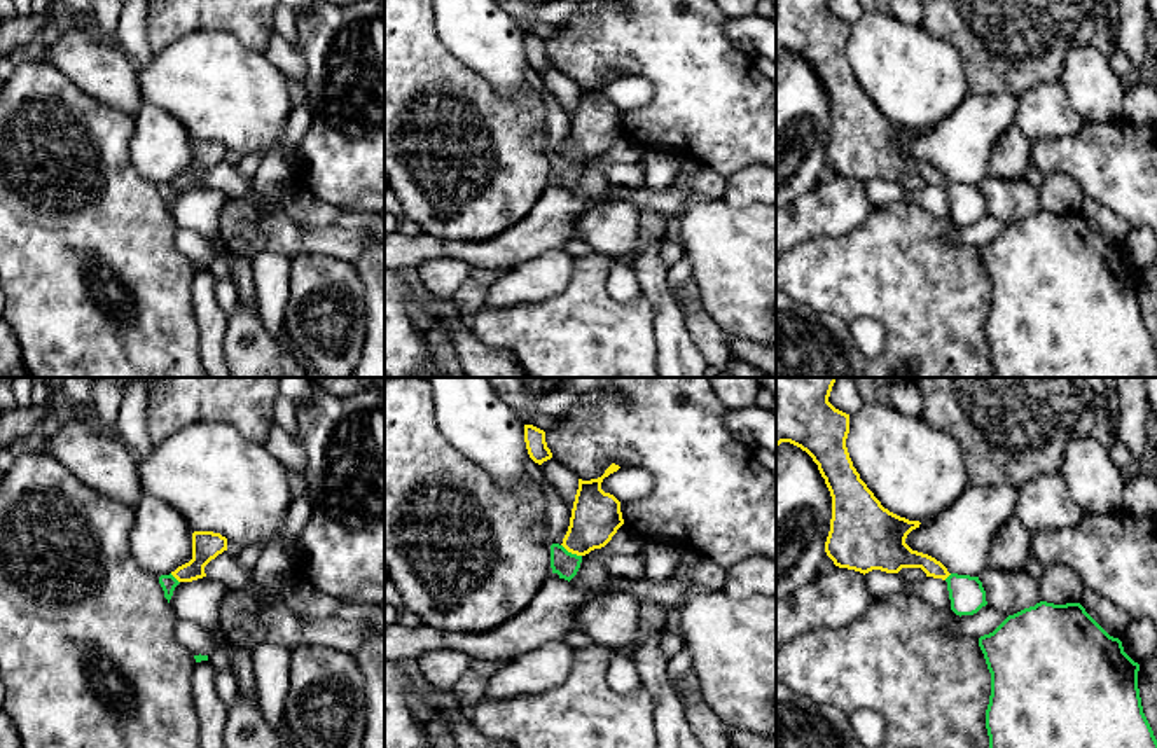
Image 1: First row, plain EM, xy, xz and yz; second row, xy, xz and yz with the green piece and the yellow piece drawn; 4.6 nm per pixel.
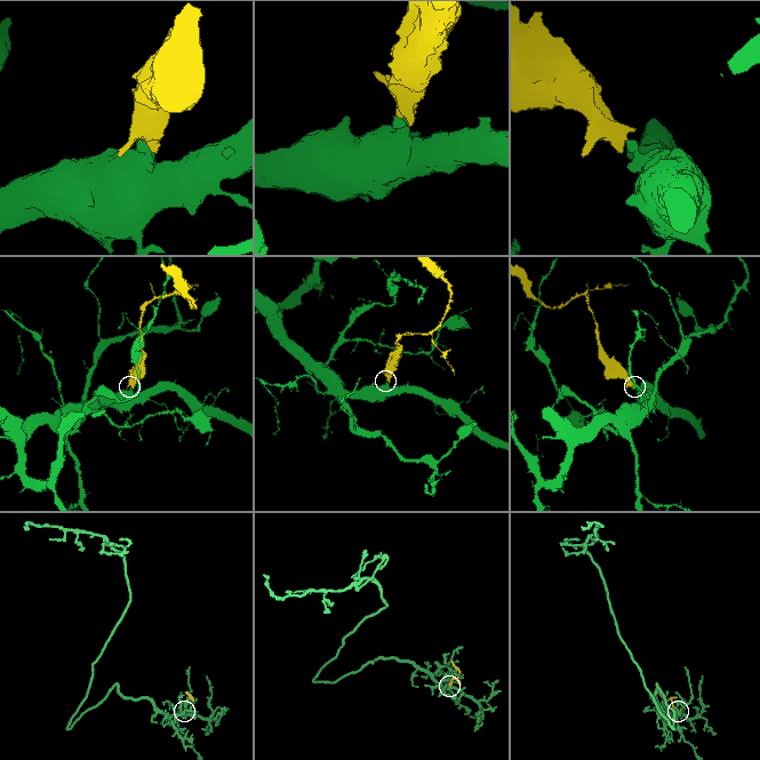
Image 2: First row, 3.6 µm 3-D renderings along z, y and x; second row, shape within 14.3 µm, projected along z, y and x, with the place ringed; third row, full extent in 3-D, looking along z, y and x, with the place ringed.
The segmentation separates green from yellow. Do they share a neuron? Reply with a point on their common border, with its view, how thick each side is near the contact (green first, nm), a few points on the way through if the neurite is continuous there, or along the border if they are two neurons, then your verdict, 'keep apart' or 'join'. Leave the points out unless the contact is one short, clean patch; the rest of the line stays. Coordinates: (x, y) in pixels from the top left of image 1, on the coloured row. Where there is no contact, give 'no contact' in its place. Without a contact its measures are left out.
xz (570, 553) | 120/220 nm | along xz (561, 544), (581, 556) | keep apart

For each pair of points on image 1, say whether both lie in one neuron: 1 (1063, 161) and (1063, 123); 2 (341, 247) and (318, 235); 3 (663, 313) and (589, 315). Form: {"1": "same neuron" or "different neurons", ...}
{"1": "different neurons", "2": "same neuron", "3": "different neurons"}

